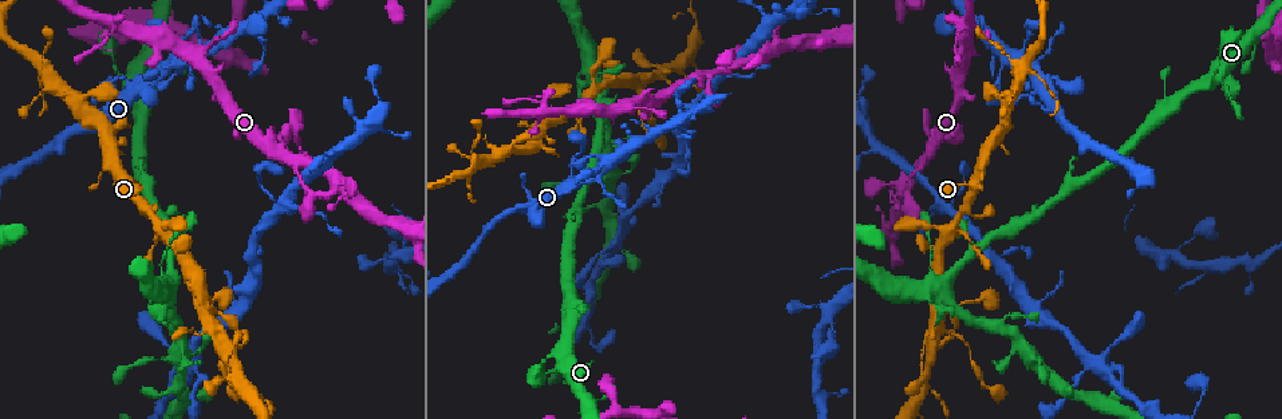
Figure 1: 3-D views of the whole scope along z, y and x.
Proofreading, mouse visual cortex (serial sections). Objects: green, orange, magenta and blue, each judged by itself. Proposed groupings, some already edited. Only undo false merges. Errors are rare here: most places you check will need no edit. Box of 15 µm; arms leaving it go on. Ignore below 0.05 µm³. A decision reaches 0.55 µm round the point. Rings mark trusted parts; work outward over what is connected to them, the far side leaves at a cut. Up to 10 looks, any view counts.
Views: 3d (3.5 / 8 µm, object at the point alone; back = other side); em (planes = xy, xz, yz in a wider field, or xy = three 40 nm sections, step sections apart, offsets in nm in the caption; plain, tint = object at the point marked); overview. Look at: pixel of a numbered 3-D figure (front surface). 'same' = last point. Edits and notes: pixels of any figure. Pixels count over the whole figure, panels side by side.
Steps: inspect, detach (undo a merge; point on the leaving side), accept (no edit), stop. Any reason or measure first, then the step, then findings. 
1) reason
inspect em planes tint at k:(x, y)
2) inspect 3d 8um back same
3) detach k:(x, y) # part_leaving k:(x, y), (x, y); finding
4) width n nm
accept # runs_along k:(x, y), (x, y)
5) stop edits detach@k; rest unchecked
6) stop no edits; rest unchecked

inspect 3d 3.5um at 1:(943, 296)

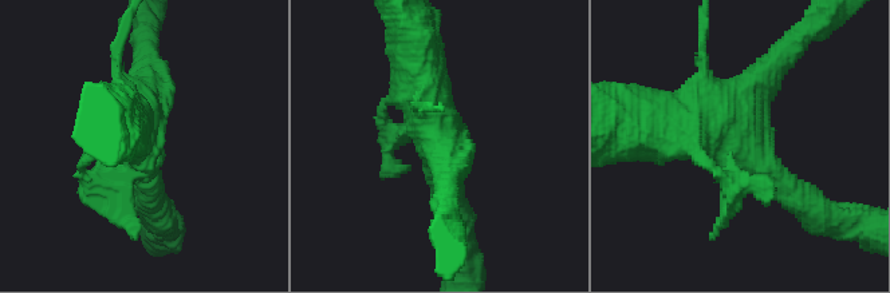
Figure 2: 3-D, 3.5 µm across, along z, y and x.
inspect em xy step 2 tint at 2:(741, 142)

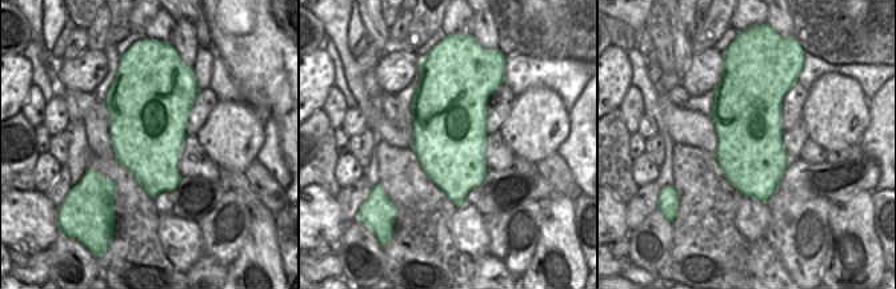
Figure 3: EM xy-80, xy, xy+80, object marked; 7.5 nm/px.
accept # runs_along 2:(145, 50), (137, 143), (149, 189); continuous, no second cell

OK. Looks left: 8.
sharp bend
inspect em xy step 3 tint at 1:(968, 227)

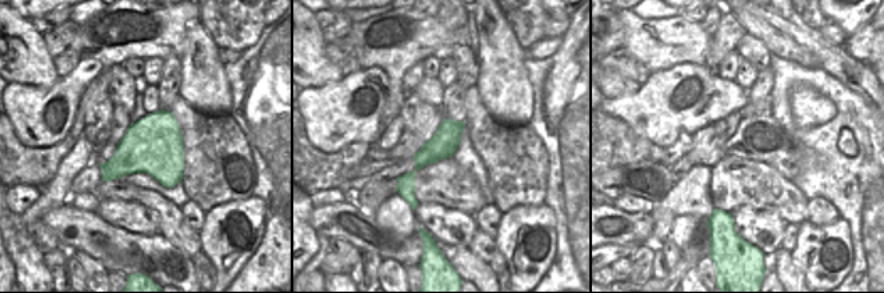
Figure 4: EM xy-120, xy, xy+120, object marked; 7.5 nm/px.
inspect 3d 3.5um back same

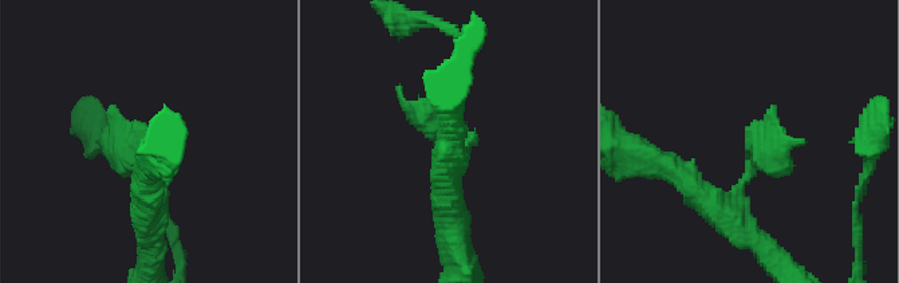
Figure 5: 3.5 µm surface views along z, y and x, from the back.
accept # runs_along 4:(460, 124), (410, 176), (412, 201); all the same cell

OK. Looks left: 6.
a narrow waist
inspect em xy step 5 tint at 1:(293, 162)

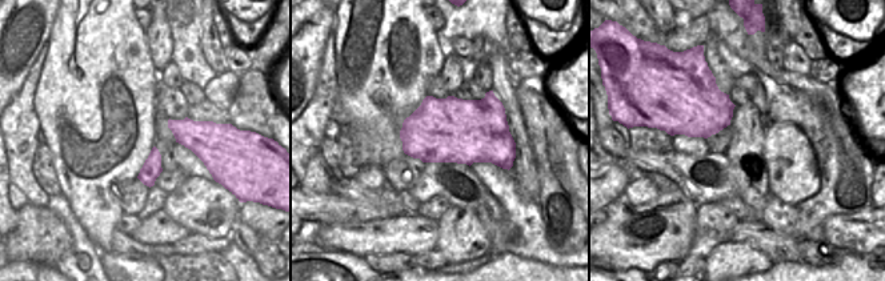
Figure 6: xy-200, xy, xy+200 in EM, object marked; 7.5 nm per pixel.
inspect 3d 3.5um same

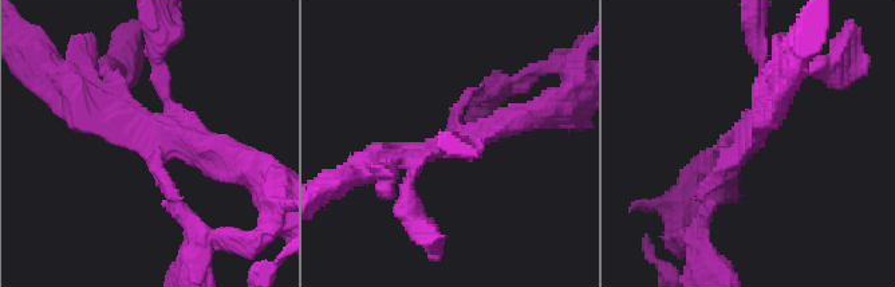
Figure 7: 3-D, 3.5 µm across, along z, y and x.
accept # one cell here

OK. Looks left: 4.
inspect 3d 3.5um at 1:(606, 174)

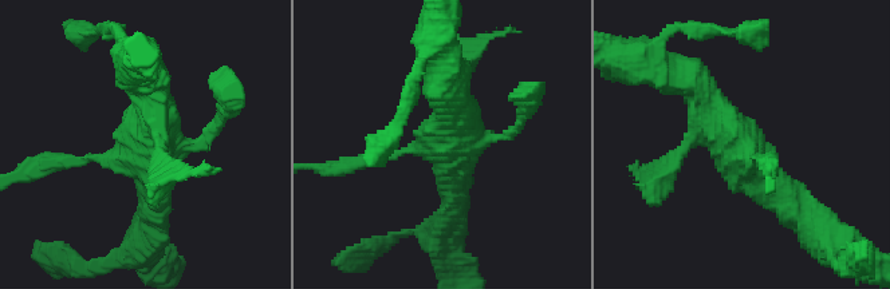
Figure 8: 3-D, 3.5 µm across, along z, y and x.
shape alone is not enough
inspect em planes tint at 8:(744, 151)

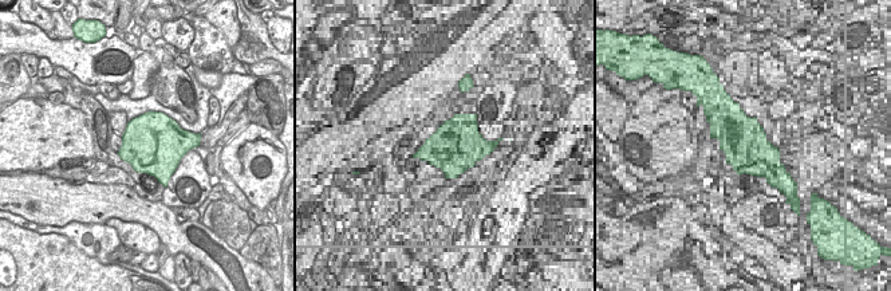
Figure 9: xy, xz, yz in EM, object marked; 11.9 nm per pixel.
width 750 nm
accept # runs_along 8:(681, 79), (795, 210); continuous, no second cell

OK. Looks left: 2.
stop no edits; rest unchecked

